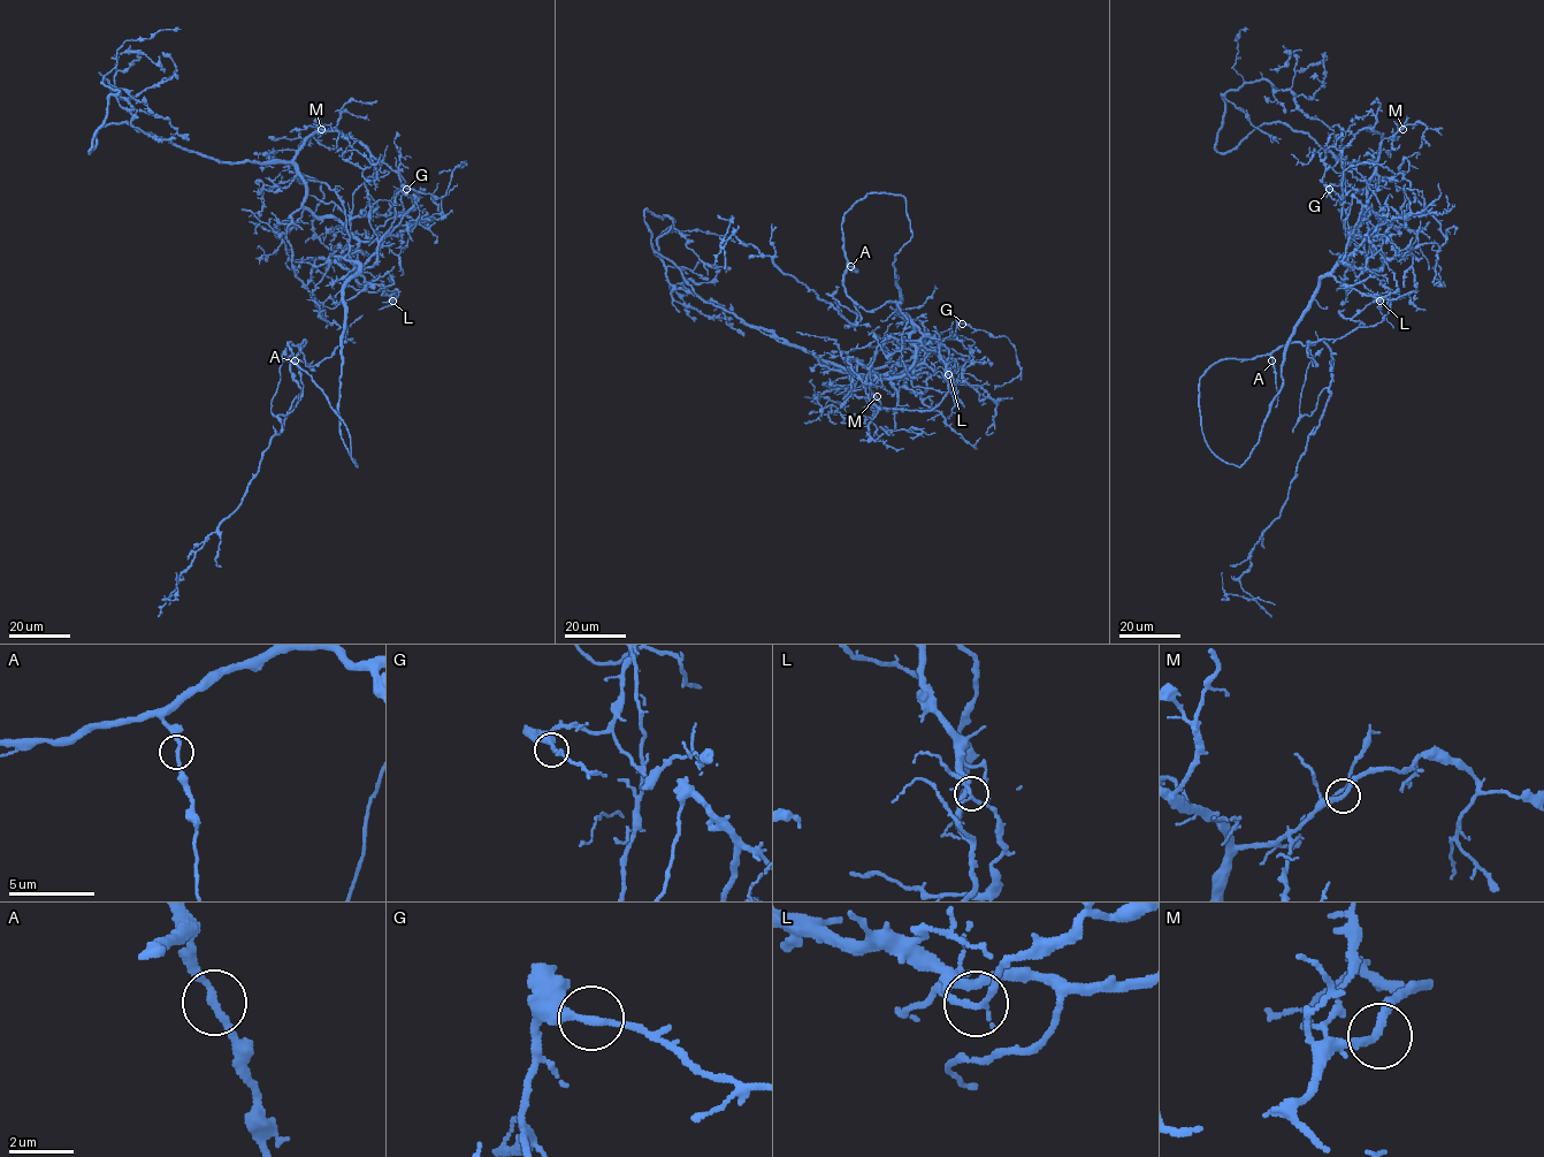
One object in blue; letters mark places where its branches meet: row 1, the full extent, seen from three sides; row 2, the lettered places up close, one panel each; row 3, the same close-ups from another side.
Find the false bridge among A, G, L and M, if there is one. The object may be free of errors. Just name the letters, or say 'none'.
L

